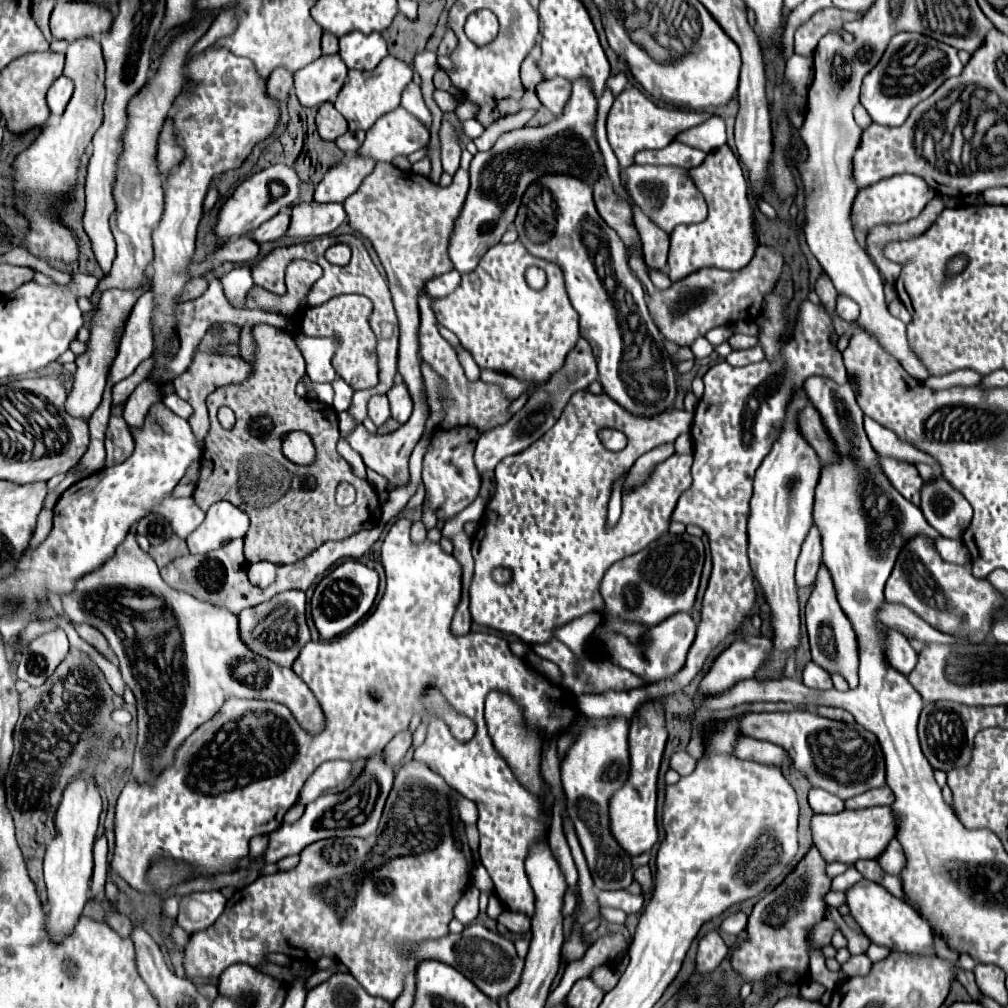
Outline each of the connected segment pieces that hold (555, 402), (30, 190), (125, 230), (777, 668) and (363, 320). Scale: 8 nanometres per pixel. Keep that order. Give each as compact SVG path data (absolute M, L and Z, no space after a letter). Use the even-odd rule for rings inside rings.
M578 339L574 351L570 351L568 359L566 359L566 367L562 367L554 379L550 379L550 383L546 383L540 391L536 391L532 395L532 399L528 399L528 403L504 425L498 425L490 431L486 431L476 445L476 455L474 455L474 463L480 471L480 475L486 475L490 471L496 469L496 465L508 457L508 455L518 455L524 449L528 449L534 441L538 441L560 417L564 405L568 403L568 399L572 397L572 393L586 389L592 381L598 379L598 365L596 365L596 357L592 353L592 347L588 345L586 339Z
M78 39L68 45L64 75L74 81L69 106L66 106L66 111L60 117L60 123L44 127L36 141L16 157L14 203L16 209L30 221L30 229L22 241L22 247L46 263L62 261L64 265L72 265L78 261L78 241L72 229L62 221L62 217L58 217L58 211L62 211L62 207L74 195L78 185L80 159L86 147L90 147L92 137L104 119L104 57L102 51L98 53L96 39Z
M212 19L200 23L194 31L176 37L162 57L162 65L158 73L146 81L146 87L140 89L136 99L128 107L128 131L124 137L124 155L120 157L120 175L116 179L116 215L112 215L112 235L116 239L116 259L112 265L110 275L106 275L99 282L96 290L107 290L110 287L134 291L146 285L150 277L150 265L154 259L154 243L152 231L158 227L162 213L164 213L164 189L162 179L156 175L154 153L156 153L156 139L160 133L160 123L164 123L176 93L184 87L184 59L194 41L198 41L206 29L210 27Z
M796 389L788 407L786 419L780 427L780 435L776 437L770 453L762 461L754 477L754 495L750 499L750 517L748 517L748 555L750 565L760 583L766 601L772 609L772 627L774 627L774 643L776 653L764 665L764 669L756 675L760 679L776 679L782 673L786 653L796 649L800 641L800 613L798 613L798 595L794 583L794 567L800 555L800 545L808 527L812 527L812 505L814 505L814 489L820 479L820 457L812 449L812 445L804 439L798 427L800 411L810 405L806 393Z
M338 295L320 307L308 307L302 315L302 331L310 337L340 337L342 345L332 359L334 371L354 389L368 389L378 383L376 335L368 323L372 301L364 295Z

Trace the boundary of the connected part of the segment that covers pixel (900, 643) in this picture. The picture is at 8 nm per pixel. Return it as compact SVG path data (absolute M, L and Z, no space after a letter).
M890 629L888 639L886 639L886 659L900 673L908 675L918 663L918 653L912 649L910 641L904 635Z

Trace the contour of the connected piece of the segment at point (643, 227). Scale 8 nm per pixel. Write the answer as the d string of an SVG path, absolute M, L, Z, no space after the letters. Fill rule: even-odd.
M630 198L634 205L634 225L640 233L642 247L644 247L644 261L650 269L664 271L666 269L666 257L668 257L668 233L662 229L656 229L654 223L648 221L648 217L642 215L642 211L636 207L634 200Z

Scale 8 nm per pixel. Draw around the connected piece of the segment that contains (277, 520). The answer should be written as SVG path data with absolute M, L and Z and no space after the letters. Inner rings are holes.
M256 325L252 329L252 337L256 343L256 353L254 353L254 361L250 363L252 371L248 379L242 383L224 385L212 391L206 399L210 411L210 431L206 435L204 459L212 461L212 471L208 475L202 475L194 491L194 501L204 511L208 511L218 501L230 501L234 505L242 505L242 509L250 517L250 529L248 535L244 537L246 561L248 563L270 561L276 565L288 565L308 557L326 541L348 539L354 533L358 533L362 527L374 523L374 511L380 511L380 501L370 481L356 477L352 473L352 465L348 465L348 461L344 461L336 451L340 429L338 429L338 413L334 411L334 407L322 401L312 401L296 395L294 391L296 383L300 381L300 375L304 375L306 371L304 371L304 357L296 347L294 339L282 329L270 325ZM222 405L228 405L236 413L236 425L230 431L226 431L216 419L216 411ZM290 431L306 431L308 435L312 435L312 441L318 451L318 459L314 465L300 467L282 455L282 451L278 449L278 439L282 439L282 435ZM342 481L352 483L358 491L358 499L350 507L338 507L334 499L336 487Z

